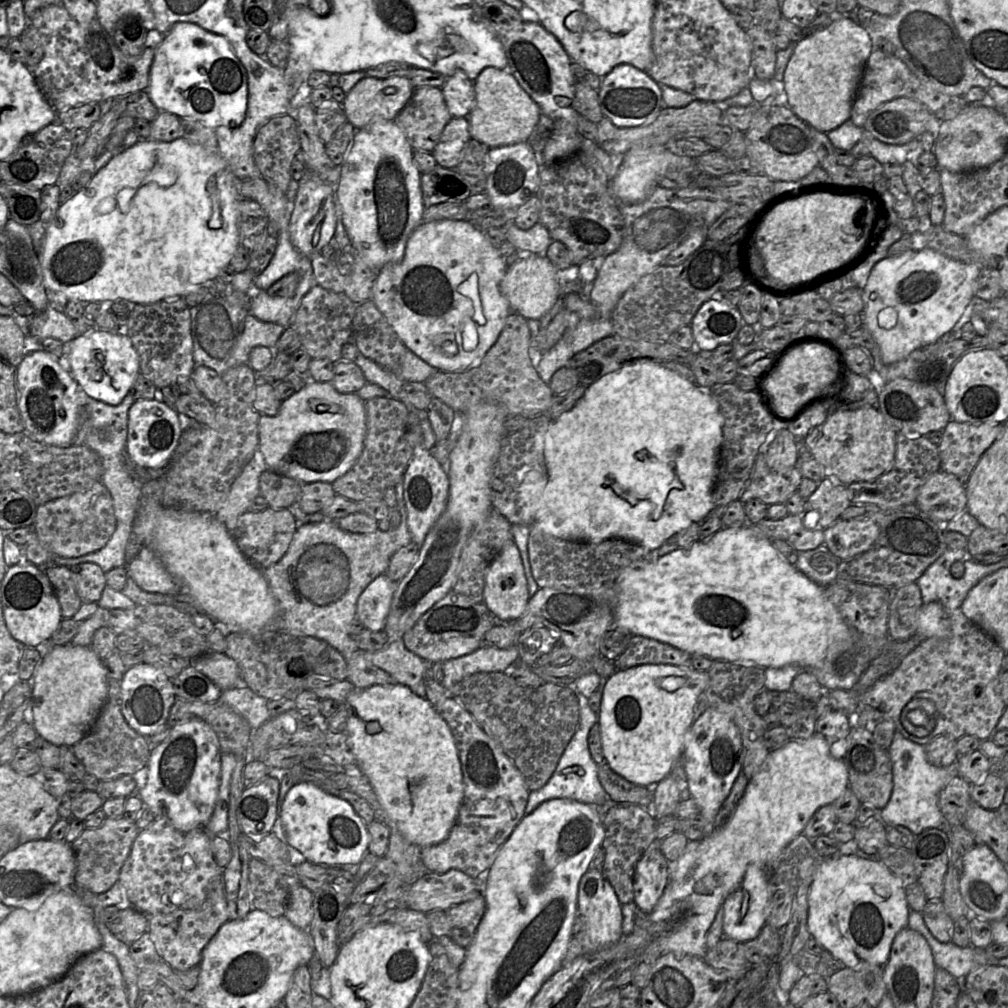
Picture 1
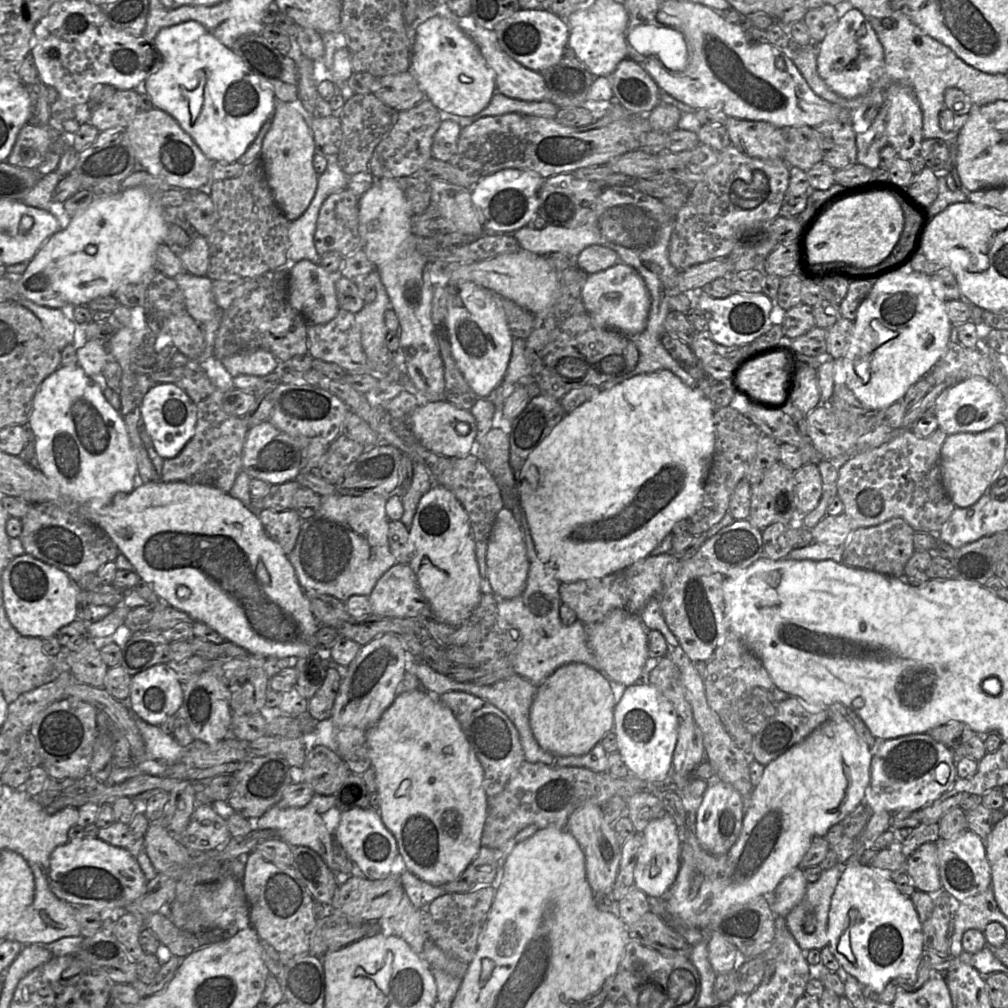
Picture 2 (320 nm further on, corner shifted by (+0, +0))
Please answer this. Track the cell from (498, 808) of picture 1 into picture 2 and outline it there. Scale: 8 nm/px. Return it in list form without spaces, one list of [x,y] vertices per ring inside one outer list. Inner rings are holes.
[[[451,691],[438,696],[438,699],[452,711],[481,763],[483,785],[490,806],[490,799],[503,791],[510,778],[526,761],[518,731],[501,710],[479,697]]]

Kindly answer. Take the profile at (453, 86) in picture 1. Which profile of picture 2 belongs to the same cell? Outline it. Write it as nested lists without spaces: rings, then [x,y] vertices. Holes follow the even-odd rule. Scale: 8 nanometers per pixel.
[[[434,16],[416,28],[410,71],[424,92],[425,99],[429,99],[439,111],[474,116],[487,106],[497,92],[495,72],[455,19]]]

